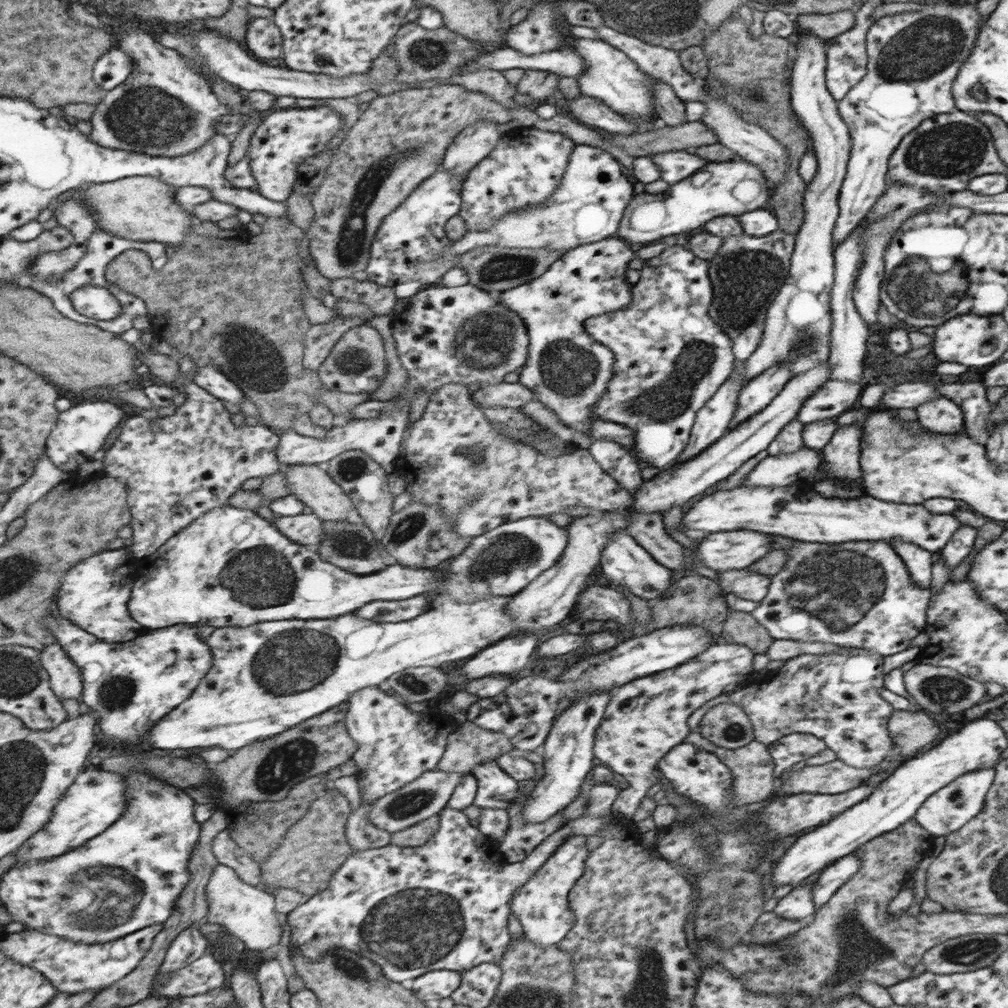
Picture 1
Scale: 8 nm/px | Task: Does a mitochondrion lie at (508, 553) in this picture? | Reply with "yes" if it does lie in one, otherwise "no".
yes

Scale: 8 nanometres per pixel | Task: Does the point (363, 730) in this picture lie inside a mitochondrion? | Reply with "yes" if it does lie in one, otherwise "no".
no

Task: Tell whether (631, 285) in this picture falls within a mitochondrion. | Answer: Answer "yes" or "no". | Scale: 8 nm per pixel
no

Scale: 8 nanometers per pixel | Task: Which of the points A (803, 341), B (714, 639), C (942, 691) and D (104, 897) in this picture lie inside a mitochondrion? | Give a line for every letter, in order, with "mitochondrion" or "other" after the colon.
A: mitochondrion
B: other
C: mitochondrion
D: mitochondrion

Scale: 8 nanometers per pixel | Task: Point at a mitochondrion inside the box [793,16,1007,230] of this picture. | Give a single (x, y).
(950, 150)

